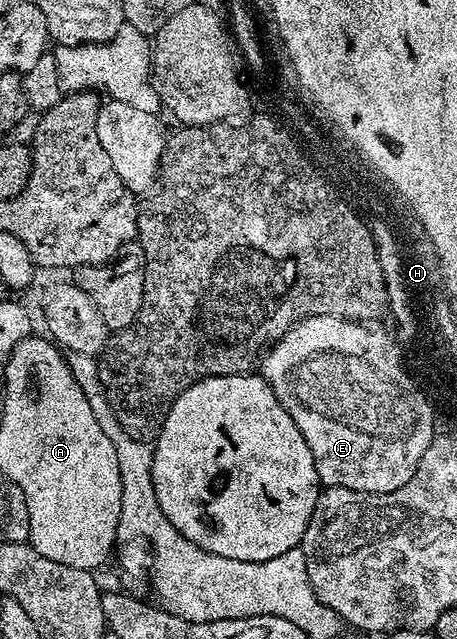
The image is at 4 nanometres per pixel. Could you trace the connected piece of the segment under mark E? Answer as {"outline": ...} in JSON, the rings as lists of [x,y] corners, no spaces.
{"outline":[[[310,316],[306,320],[299,320],[297,324],[293,324],[275,343],[278,345],[270,353],[267,351],[260,360],[262,379],[270,384],[270,389],[276,394],[276,398],[284,406],[284,410],[288,410],[292,422],[296,422],[300,434],[304,434],[304,442],[308,442],[308,450],[312,450],[314,455],[316,474],[319,481],[326,488],[347,488],[357,492],[391,492],[392,490],[400,490],[400,486],[404,486],[404,482],[408,478],[412,478],[412,474],[416,474],[420,458],[424,454],[424,450],[428,450],[428,446],[435,434],[435,420],[426,412],[421,410],[402,412],[404,385],[400,378],[400,369],[398,369],[398,352],[396,350],[398,344],[384,329],[378,327],[382,326],[367,326],[362,322],[341,320],[339,316]]]}

